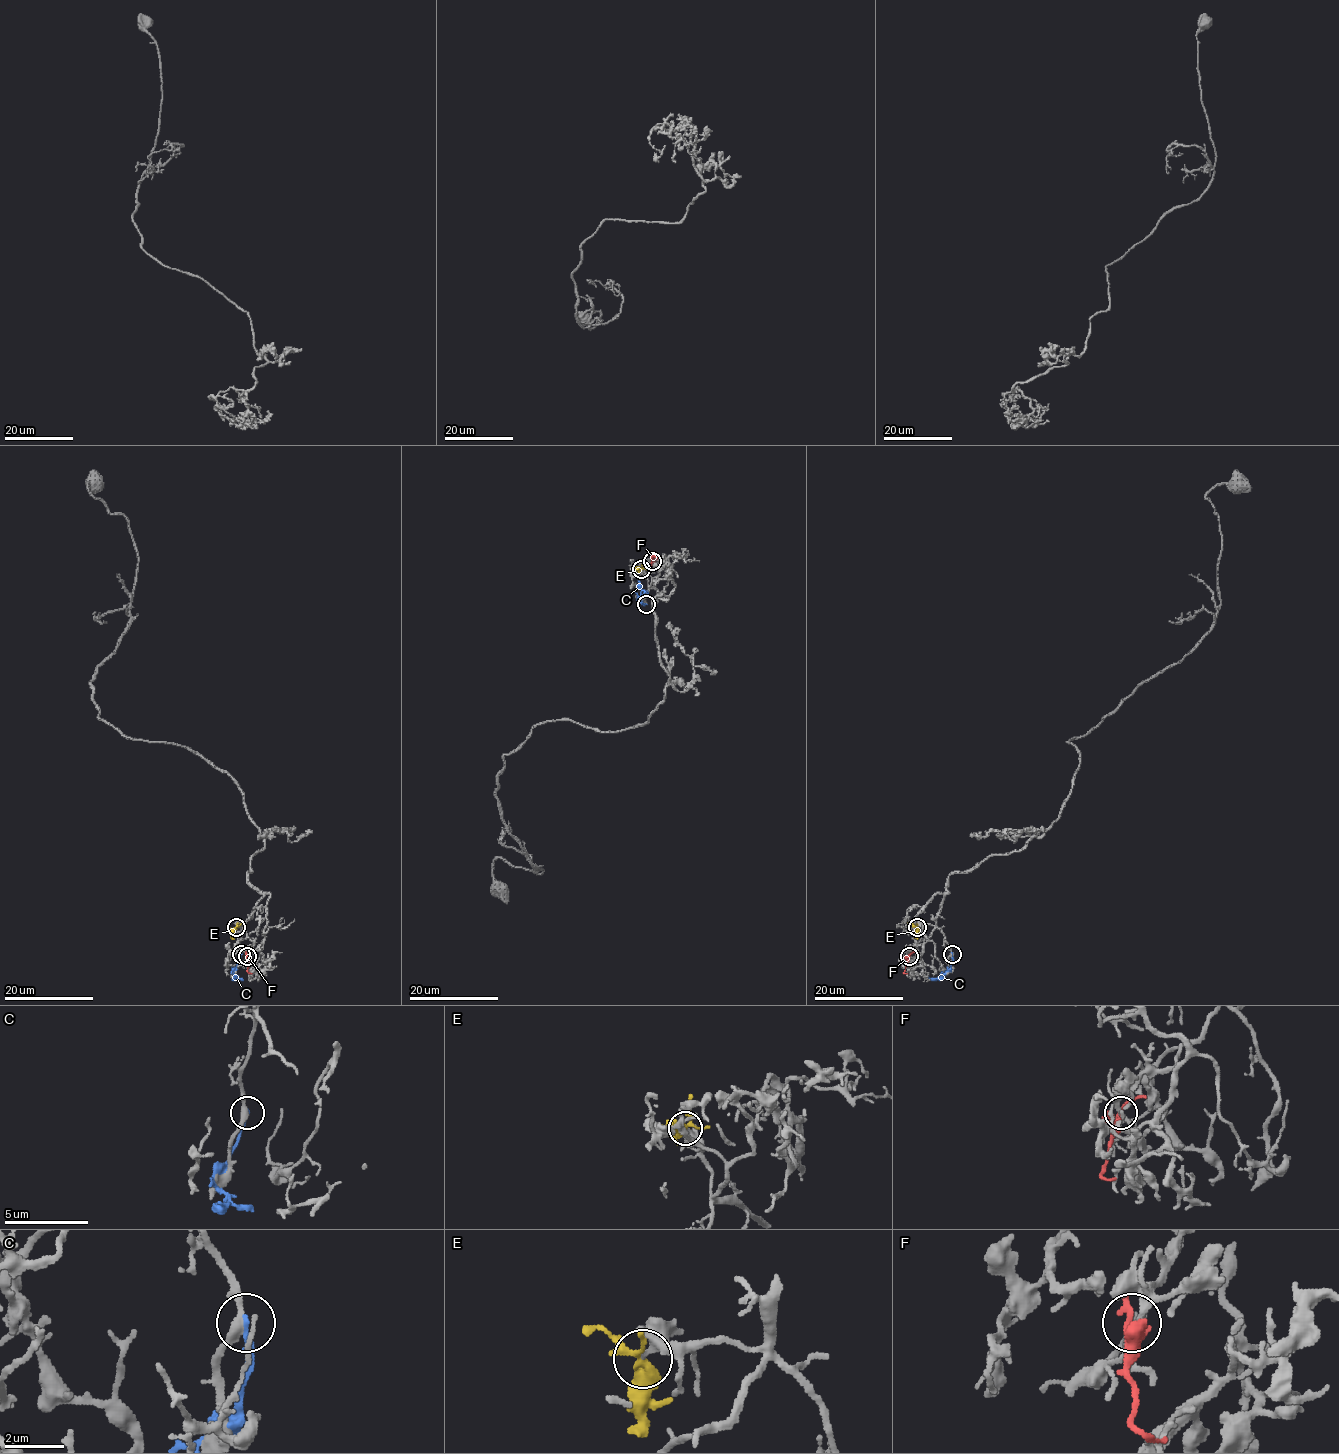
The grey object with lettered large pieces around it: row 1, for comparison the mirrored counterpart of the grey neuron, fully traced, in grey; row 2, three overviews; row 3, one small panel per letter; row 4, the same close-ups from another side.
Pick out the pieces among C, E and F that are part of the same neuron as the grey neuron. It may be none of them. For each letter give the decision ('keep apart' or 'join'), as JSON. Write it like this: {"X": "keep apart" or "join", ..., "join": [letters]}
{"C": "keep apart", "E": "join", "F": "keep apart", "join": ["E"]}

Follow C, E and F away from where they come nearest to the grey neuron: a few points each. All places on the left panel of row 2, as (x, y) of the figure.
C: (241, 953), (232, 971), (236, 976), (233, 977)
E: (236, 927), (232, 939)
F: (247, 956), (246, 964), (252, 973)

